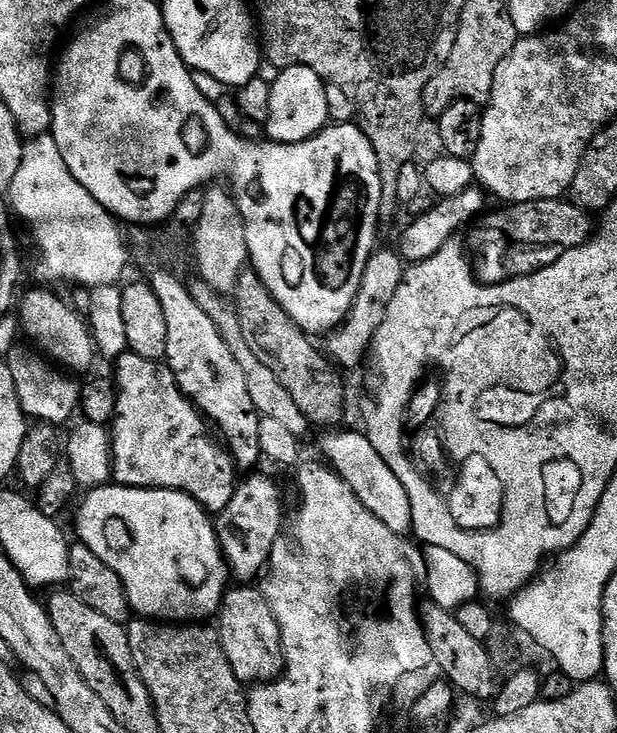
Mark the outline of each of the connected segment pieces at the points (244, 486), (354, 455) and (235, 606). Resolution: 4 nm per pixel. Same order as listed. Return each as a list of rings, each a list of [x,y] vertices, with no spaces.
[[[248,474],[248,476],[239,481],[237,483],[236,489],[234,490],[234,498],[230,498],[230,506],[226,506],[226,510],[222,510],[219,514],[215,517],[214,523],[216,525],[216,537],[218,538],[218,542],[220,543],[220,549],[222,550],[222,554],[224,555],[224,562],[228,566],[228,570],[231,576],[231,579],[236,582],[252,582],[252,580],[261,575],[268,567],[268,560],[272,556],[272,548],[276,544],[276,541],[281,539],[282,532],[280,532],[280,527],[284,524],[284,512],[280,509],[280,488],[278,485],[275,484],[274,481],[271,480],[268,476],[252,476],[256,474]]]
[[[328,430],[321,435],[324,437],[320,440],[320,448],[324,451],[323,459],[327,467],[336,473],[339,480],[346,482],[348,489],[358,498],[361,509],[377,525],[390,529],[397,537],[407,537],[412,532],[412,507],[406,486],[398,479],[398,474],[390,470],[386,458],[382,458],[378,450],[374,450],[367,434],[363,431],[340,431]]]
[[[256,586],[229,587],[218,613],[218,631],[222,650],[226,650],[226,662],[230,662],[230,670],[234,670],[245,686],[271,684],[284,674],[284,647],[274,610],[270,610],[270,602],[266,602],[263,591],[252,587]]]

